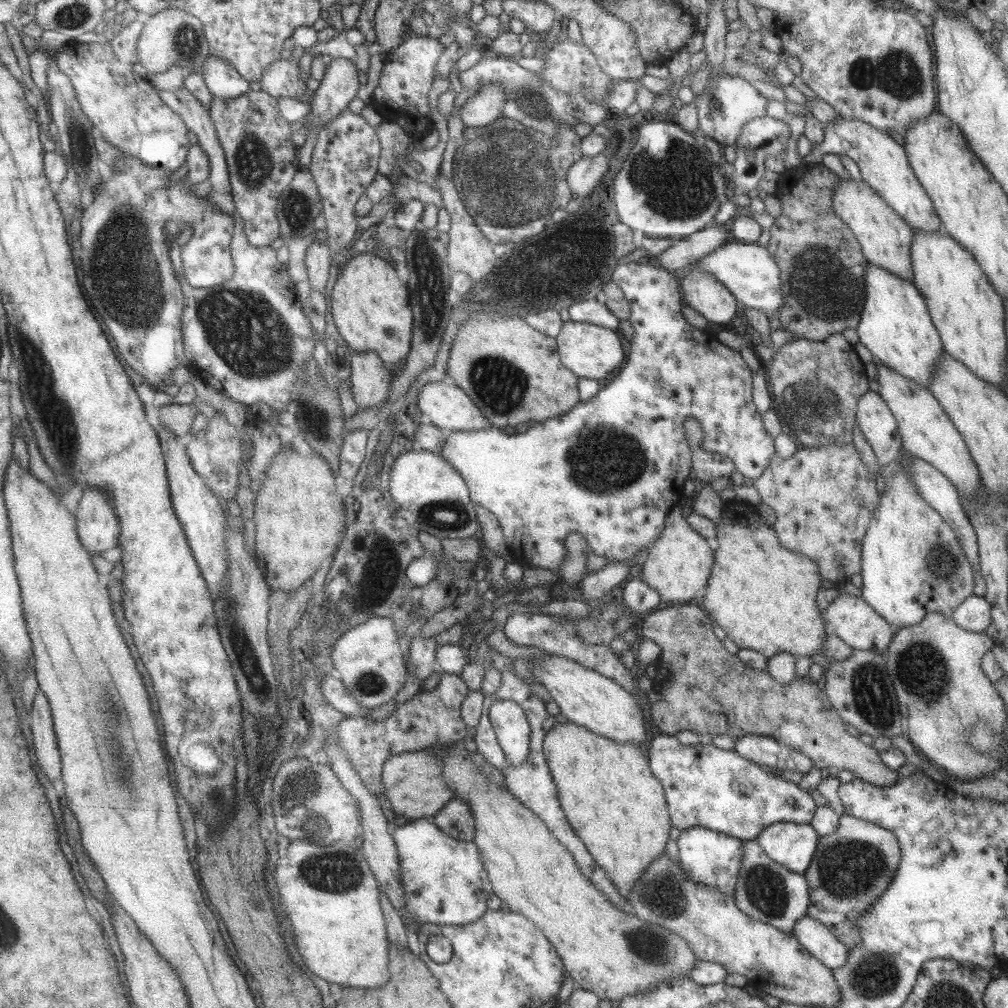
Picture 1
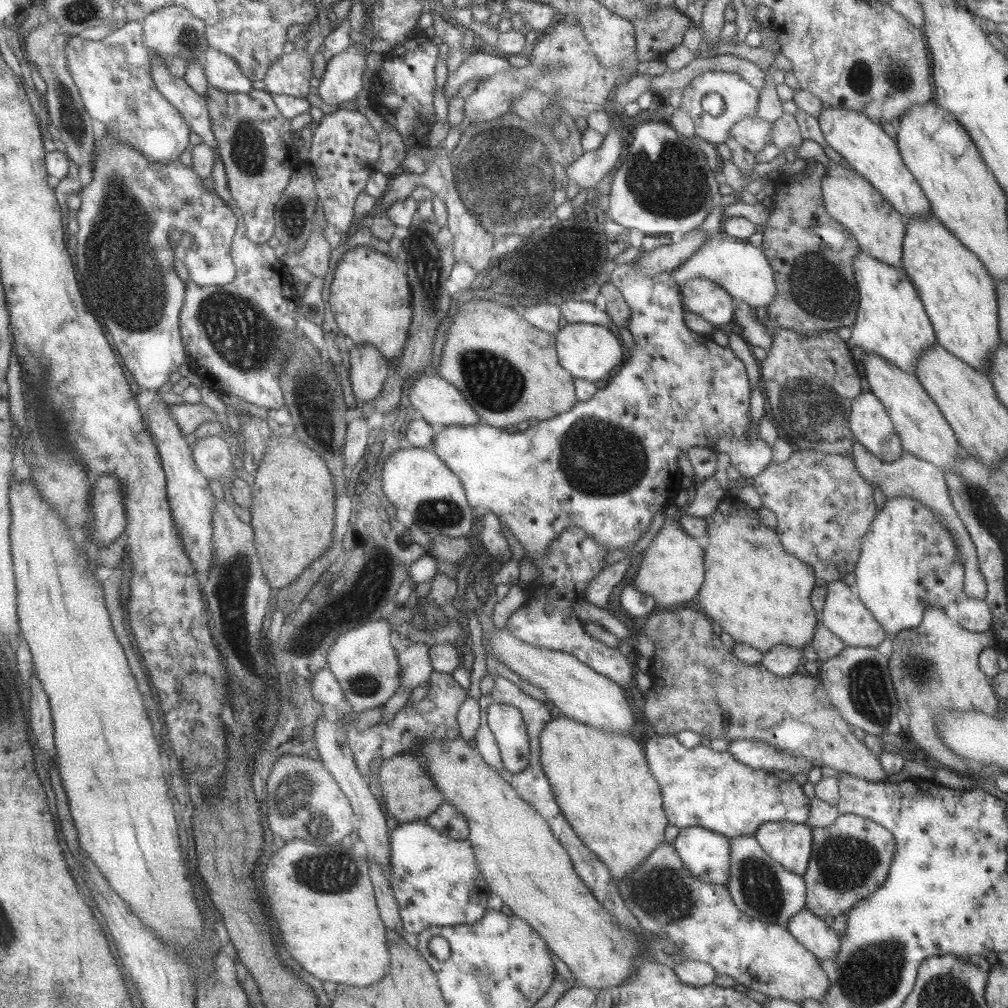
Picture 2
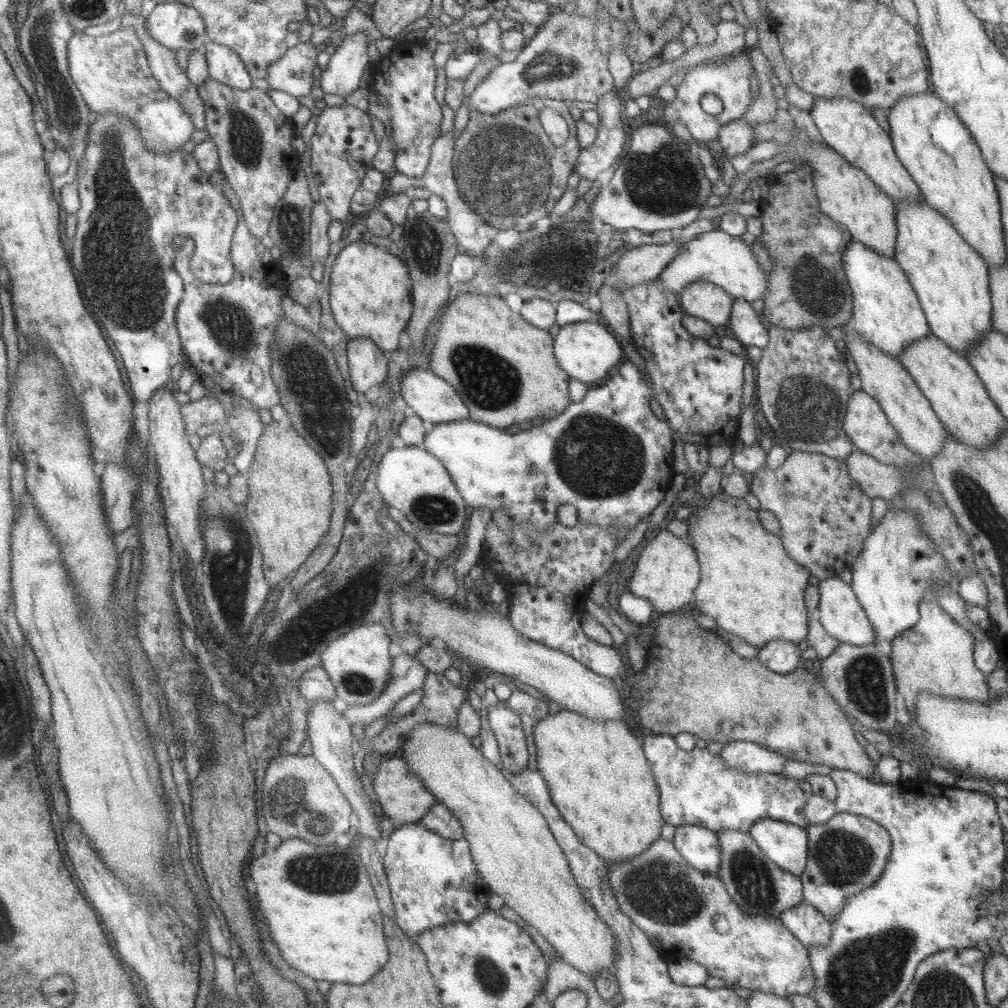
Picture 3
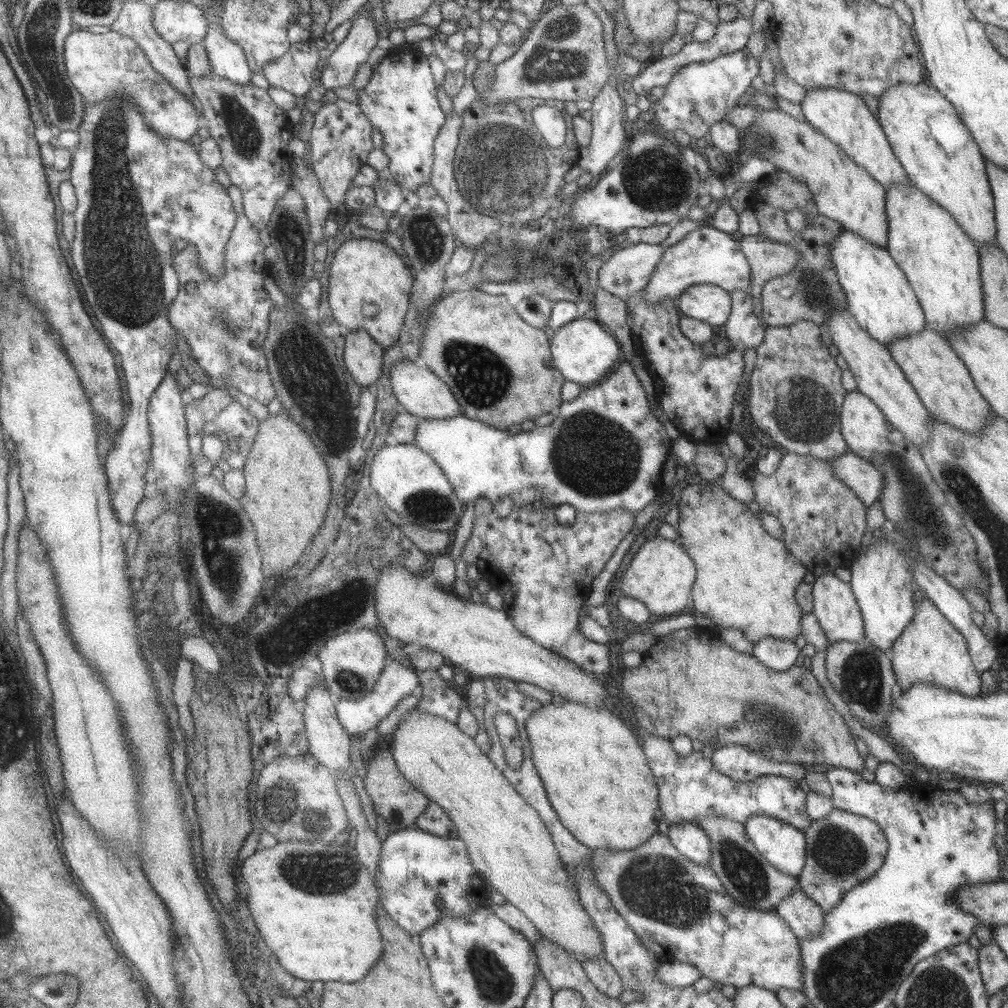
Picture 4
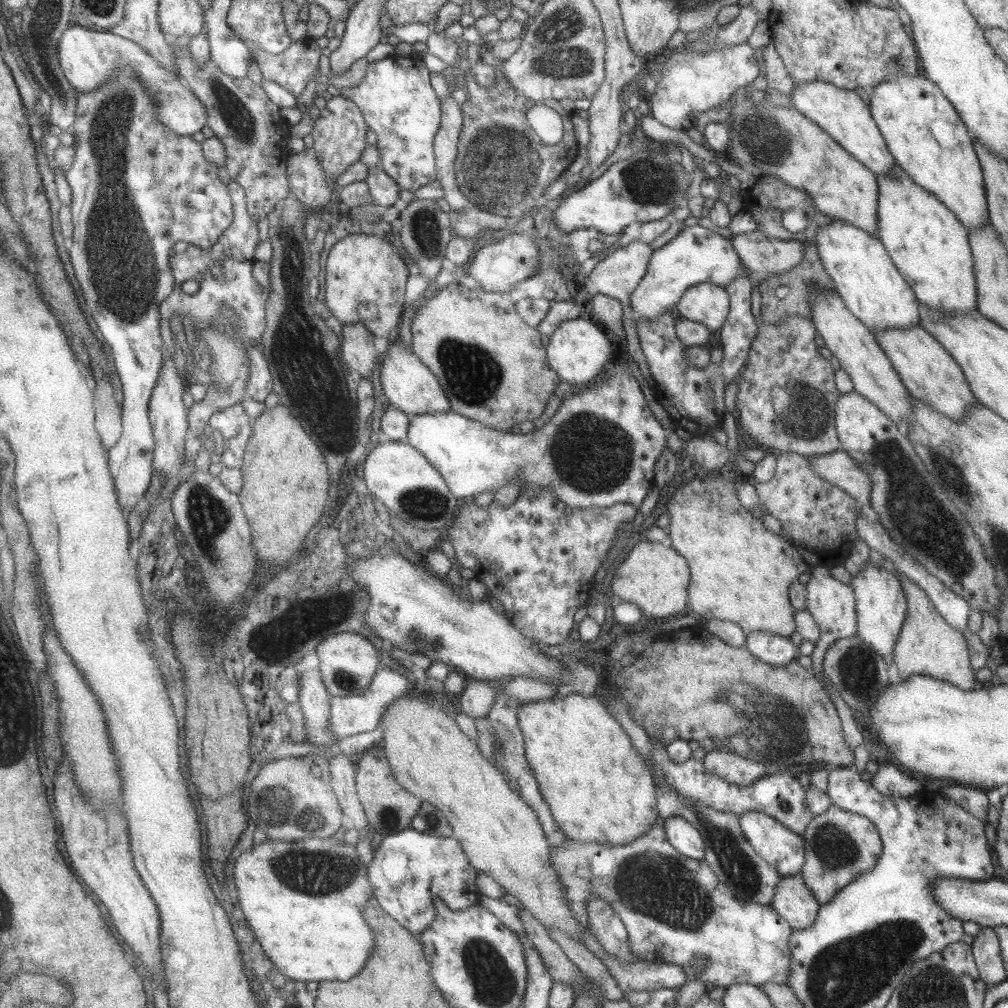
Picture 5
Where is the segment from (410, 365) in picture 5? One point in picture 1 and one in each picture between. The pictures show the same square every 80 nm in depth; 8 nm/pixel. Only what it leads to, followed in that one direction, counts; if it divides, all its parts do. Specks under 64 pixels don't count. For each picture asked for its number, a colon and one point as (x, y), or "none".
1: (448, 408)
2: (437, 401)
3: (429, 396)
4: (422, 393)

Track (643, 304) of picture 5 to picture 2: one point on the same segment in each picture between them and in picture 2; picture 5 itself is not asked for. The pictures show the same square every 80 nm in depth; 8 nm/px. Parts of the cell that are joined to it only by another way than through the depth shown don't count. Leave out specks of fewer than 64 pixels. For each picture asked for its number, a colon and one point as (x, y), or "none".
2: (741, 269)
3: (713, 256)
4: (705, 255)

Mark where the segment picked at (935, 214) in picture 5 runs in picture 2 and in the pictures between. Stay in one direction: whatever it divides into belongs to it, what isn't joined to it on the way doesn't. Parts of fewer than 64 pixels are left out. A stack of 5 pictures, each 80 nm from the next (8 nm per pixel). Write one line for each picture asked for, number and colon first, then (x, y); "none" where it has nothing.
2: (957, 293)
3: (950, 280)
4: (941, 263)

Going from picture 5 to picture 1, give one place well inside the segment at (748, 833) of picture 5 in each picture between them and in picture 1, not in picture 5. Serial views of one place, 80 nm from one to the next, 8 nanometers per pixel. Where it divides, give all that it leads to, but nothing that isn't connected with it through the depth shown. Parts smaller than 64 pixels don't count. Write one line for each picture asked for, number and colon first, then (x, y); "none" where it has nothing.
1: (791, 845)
2: (789, 844)
3: (785, 844)
4: (782, 845)

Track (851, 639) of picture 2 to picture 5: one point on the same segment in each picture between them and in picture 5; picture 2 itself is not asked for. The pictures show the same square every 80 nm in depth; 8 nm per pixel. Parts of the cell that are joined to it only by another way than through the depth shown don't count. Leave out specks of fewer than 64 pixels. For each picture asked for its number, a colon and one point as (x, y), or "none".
3: (841, 616)
4: (833, 604)
5: (831, 604)

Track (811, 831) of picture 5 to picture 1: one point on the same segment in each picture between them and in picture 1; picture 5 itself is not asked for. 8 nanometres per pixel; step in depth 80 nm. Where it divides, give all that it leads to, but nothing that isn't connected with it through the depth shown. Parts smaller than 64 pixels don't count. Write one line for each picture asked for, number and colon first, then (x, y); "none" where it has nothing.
1: (850, 868)
2: (849, 858)
3: (846, 853)
4: (842, 849)

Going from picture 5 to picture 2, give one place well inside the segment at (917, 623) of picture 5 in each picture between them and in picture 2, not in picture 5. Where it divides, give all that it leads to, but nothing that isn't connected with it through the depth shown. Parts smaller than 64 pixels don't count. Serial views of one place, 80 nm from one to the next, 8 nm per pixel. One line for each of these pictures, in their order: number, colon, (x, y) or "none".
2: (933, 666)
3: (935, 655)
4: (929, 649)

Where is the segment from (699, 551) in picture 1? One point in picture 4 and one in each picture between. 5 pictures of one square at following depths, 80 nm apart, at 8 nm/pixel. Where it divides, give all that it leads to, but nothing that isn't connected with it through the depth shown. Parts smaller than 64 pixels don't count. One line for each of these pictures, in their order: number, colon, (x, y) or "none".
2: (671, 571)
3: (666, 573)
4: (660, 575)

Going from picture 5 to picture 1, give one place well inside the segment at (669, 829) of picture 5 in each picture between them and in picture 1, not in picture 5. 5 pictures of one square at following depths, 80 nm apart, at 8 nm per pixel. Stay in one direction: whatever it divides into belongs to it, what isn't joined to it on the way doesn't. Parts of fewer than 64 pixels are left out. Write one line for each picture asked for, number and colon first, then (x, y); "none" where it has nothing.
1: (707, 857)
2: (705, 853)
3: (698, 846)
4: (690, 841)

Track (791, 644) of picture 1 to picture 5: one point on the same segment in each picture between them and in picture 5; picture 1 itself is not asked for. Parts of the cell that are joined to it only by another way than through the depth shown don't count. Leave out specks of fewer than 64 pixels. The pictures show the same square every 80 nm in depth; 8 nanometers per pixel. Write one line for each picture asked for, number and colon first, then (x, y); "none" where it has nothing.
2: (758, 594)
3: (748, 584)
4: (745, 579)
5: (738, 571)

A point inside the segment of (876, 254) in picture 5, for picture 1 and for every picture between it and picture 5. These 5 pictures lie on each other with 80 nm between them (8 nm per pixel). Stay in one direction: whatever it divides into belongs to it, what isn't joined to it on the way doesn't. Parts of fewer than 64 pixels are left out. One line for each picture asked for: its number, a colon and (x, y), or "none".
1: (894, 325)
2: (890, 321)
3: (886, 313)
4: (878, 296)

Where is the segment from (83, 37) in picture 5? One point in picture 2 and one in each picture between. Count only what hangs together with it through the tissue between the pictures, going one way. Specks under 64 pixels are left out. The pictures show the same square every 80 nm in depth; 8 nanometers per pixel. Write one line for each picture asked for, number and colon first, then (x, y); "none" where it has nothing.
2: (114, 75)
3: (113, 72)
4: (106, 65)

